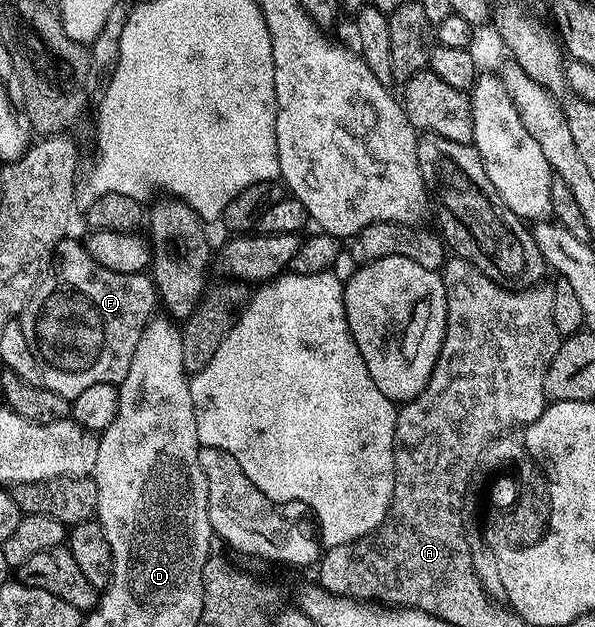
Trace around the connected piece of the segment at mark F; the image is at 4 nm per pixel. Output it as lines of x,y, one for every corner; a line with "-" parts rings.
65,239
58,243
50,268
36,282
32,296
24,304
18,318
26,335
26,343
30,343
34,359
38,359
44,388
69,399
82,395
82,391
86,391
86,387
94,387
94,383
116,385
126,379
130,359
134,359
143,329
157,312
156,305
158,307
156,282
147,272
110,271
110,267
102,267
102,263
95,261
81,242
79,245
72,240

